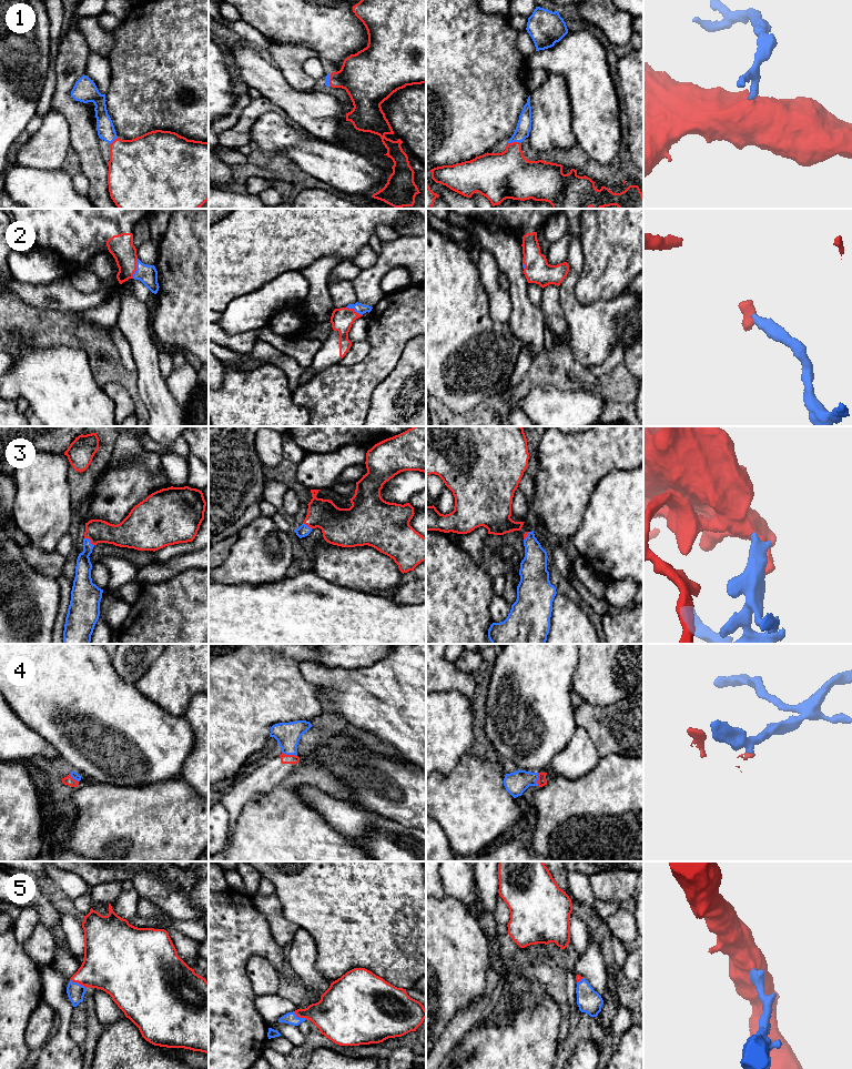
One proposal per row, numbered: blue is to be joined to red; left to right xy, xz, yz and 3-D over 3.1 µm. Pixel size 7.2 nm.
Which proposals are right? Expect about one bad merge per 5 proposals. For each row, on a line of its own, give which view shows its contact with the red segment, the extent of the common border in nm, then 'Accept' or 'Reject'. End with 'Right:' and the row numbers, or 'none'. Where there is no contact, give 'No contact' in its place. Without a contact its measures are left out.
1: Touches red in yz. Shared border 100 nm. Accept
2: Touches red in xy. Shared border 150 nm. Accept
3: Touches red in xy. Shared border 90 nm. Accept
4: Touches red in xz. Shared border 120 nm. Accept
5: Touches red in xy. Shared border 140 nm. Accept
Right: 1, 2, 3, 4, 5

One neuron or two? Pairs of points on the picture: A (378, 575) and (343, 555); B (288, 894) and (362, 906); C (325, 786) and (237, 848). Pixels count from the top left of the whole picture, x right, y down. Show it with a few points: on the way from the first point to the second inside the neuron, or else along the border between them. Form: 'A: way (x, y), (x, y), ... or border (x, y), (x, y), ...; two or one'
A: way (369, 570), (355, 567), (352, 564); one
B: way (306, 894), (344, 894); one
C: way (301, 779), (284, 793), (283, 803), (262, 824); one

